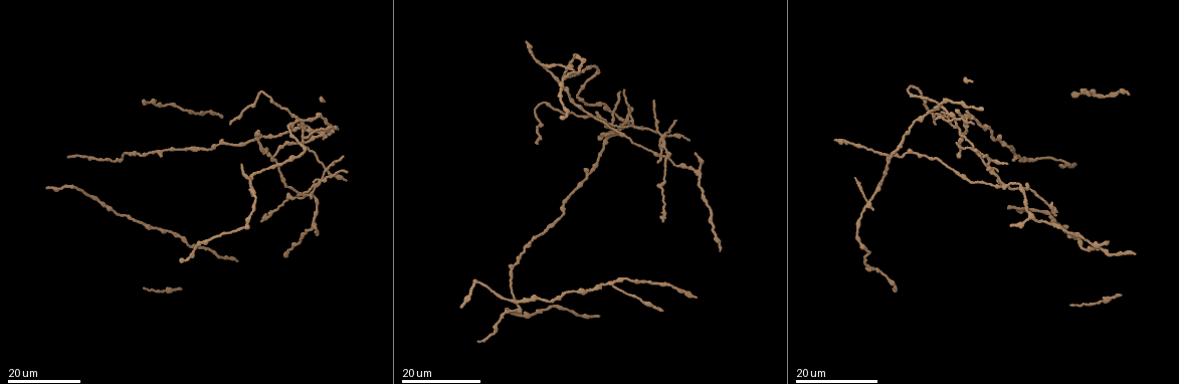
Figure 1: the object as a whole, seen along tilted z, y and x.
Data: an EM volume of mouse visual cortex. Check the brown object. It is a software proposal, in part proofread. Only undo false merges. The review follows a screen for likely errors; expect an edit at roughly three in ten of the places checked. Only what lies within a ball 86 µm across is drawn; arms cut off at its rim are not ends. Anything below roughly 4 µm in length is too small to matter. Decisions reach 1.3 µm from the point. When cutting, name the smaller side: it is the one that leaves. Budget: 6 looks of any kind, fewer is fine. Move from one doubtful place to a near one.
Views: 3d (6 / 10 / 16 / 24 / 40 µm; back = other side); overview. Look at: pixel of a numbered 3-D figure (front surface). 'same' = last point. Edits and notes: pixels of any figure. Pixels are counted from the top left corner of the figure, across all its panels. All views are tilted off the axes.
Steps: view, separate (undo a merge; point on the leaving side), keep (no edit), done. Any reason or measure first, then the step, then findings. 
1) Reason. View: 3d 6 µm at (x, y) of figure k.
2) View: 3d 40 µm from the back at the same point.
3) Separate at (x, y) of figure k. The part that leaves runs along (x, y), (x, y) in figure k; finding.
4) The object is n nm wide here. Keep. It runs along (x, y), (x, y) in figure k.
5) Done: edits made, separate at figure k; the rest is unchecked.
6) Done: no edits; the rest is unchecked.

View: 3d 16 µm at (699, 171) of figure 1.

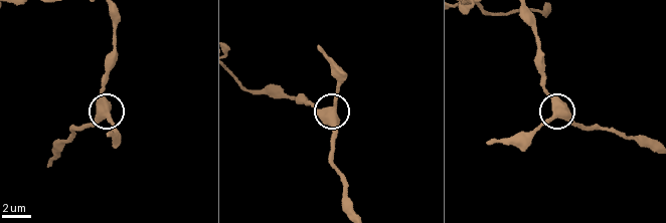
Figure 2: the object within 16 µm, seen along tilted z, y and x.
View: 3d 6 µm at (557, 116) of figure 2.

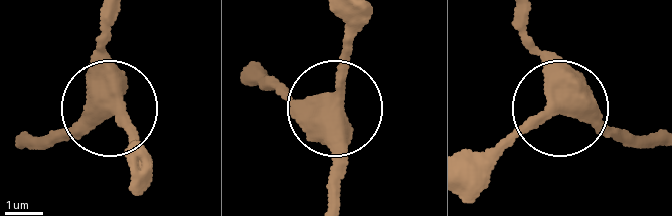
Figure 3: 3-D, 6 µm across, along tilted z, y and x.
The side arm is 6 µm long. Keep. It runs along (520, 20), (549, 68), (555, 103), (479, 175) in figure 3; continuous, no second neuron.

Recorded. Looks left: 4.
Three arms meet. View: 3d 16 µm at (635, 279) of figure 1.

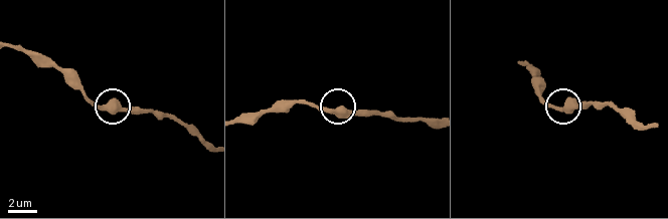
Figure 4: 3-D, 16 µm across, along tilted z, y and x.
Closer look. View: 3d 10 µm at (567, 109) of figure 4.

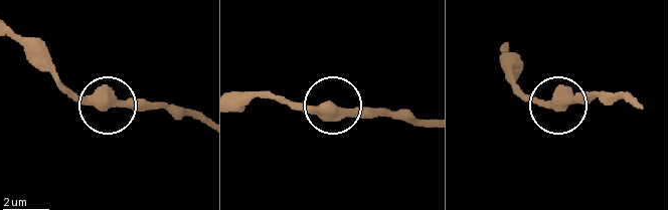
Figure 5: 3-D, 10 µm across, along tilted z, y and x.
The object is 360 nm wide here. Keep. It runs along (507, 48), (520, 85), (532, 96), (561, 106), (591, 99) in figure 5; continuous, no second neuron.

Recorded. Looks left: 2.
Thin arm on a thick one. View: 3d 16 µm at (323, 133) of figure 1.

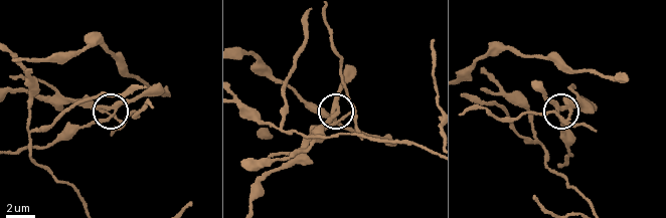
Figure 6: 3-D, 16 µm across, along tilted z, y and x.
View: 3d 6 µm at (111, 114) of figure 6.

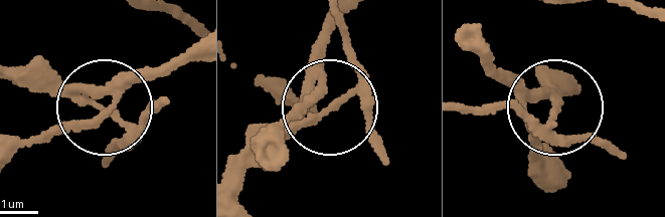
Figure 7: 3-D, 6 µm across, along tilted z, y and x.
4 arms meet here. Separate at (126, 140) of figure 7. The part that leaves runs along (559, 100), (539, 123), (462, 111) in figure 7; two neurons meet here.

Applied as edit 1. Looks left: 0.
Done: edits made, separate at figure 7; the rest is unchecked.

